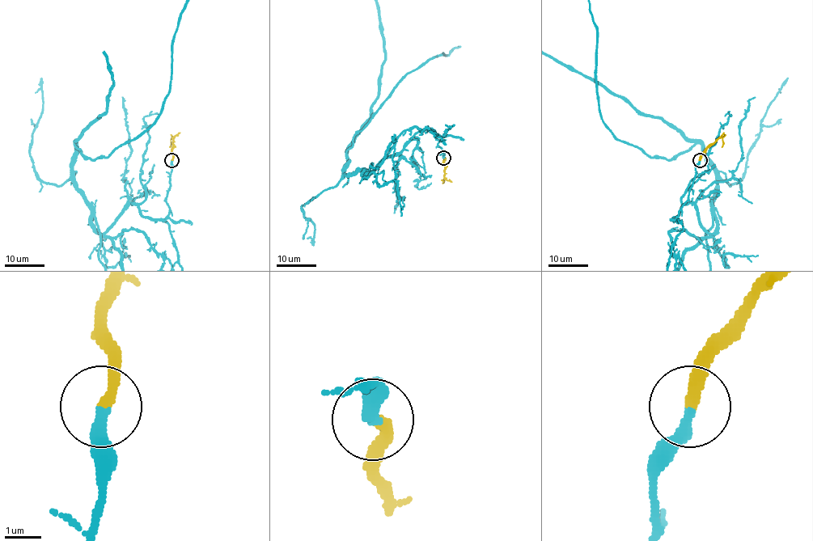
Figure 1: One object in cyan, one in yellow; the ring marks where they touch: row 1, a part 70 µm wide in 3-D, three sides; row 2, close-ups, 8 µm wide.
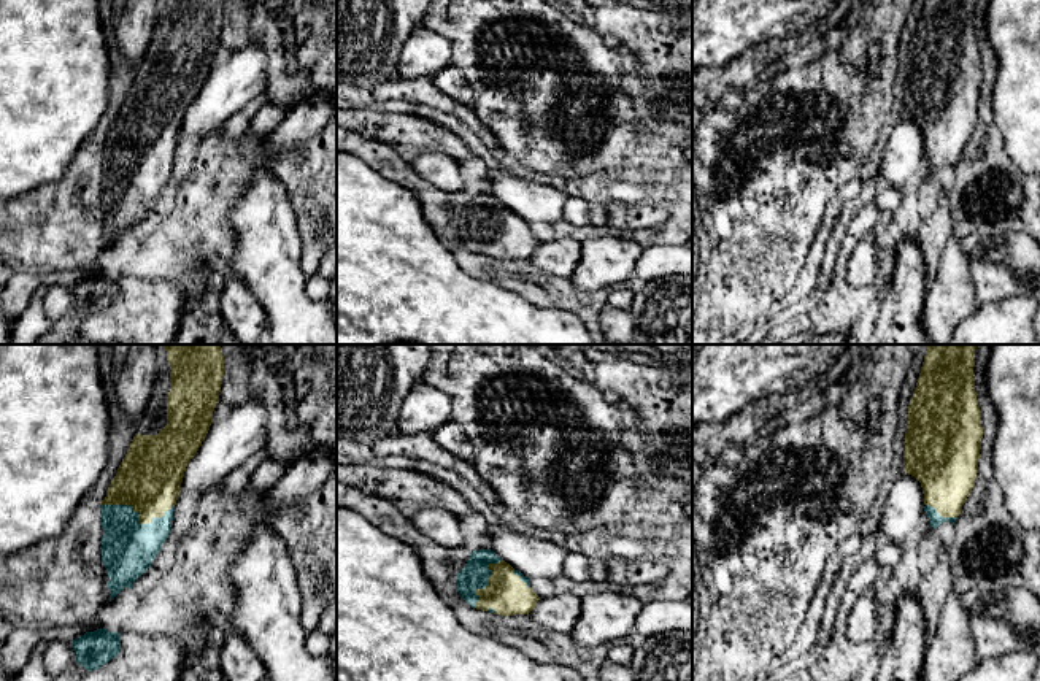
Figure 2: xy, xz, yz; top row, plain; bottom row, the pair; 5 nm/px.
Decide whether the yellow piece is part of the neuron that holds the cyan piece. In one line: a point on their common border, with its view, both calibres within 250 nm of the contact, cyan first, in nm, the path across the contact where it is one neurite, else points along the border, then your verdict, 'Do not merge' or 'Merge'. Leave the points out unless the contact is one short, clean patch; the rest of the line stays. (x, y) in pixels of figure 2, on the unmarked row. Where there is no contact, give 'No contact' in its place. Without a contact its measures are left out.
Touches cyan at xy (137, 162). Thickness 280 nm (cyan) against 320 nm. Path across: xy (127, 191), (137, 162), (150, 121). Merge

